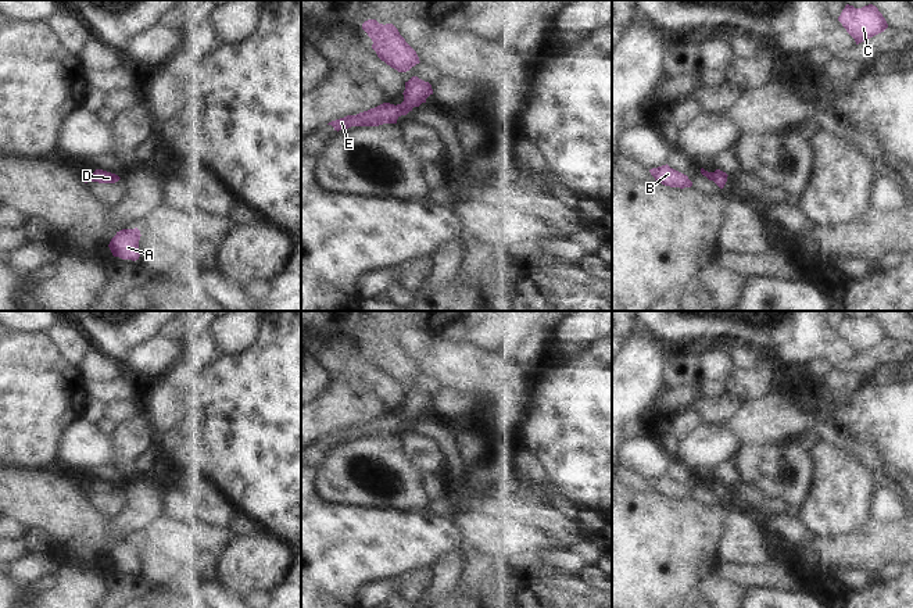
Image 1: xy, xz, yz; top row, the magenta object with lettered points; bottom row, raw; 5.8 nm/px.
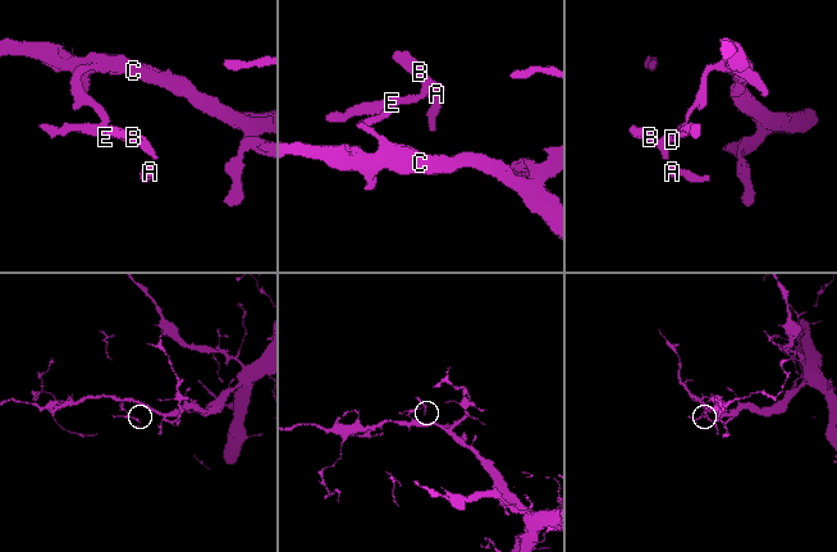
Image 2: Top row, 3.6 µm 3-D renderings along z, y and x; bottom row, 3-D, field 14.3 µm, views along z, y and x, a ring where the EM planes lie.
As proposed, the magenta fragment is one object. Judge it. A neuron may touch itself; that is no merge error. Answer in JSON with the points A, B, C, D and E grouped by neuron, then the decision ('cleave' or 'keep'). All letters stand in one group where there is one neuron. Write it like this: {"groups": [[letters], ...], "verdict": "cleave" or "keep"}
{"groups": [["A", "B", "C", "D", "E"]], "verdict": "keep"}

